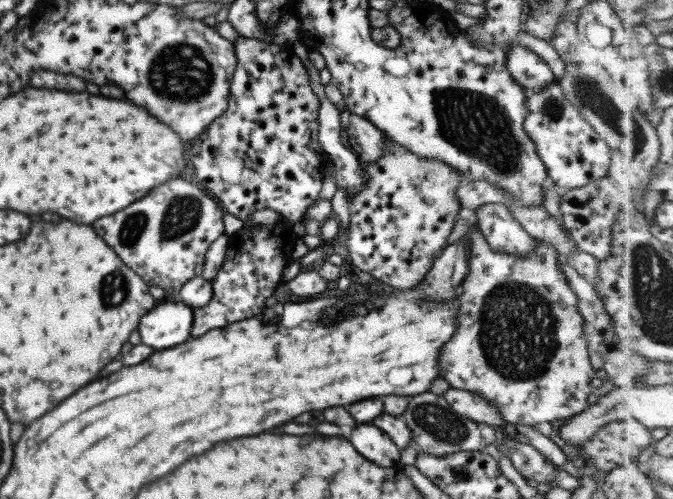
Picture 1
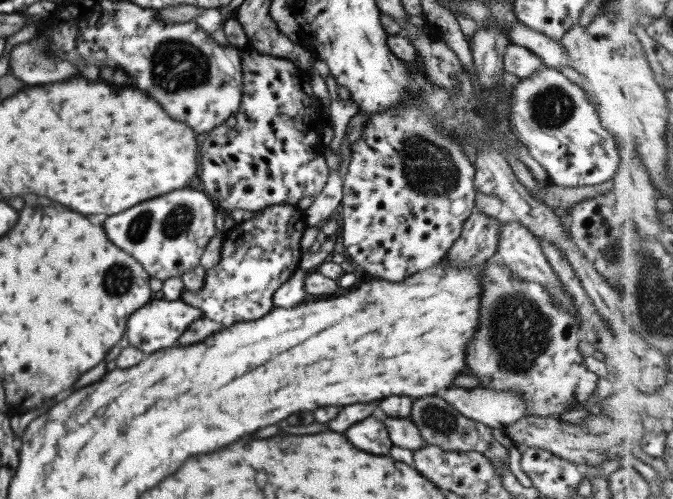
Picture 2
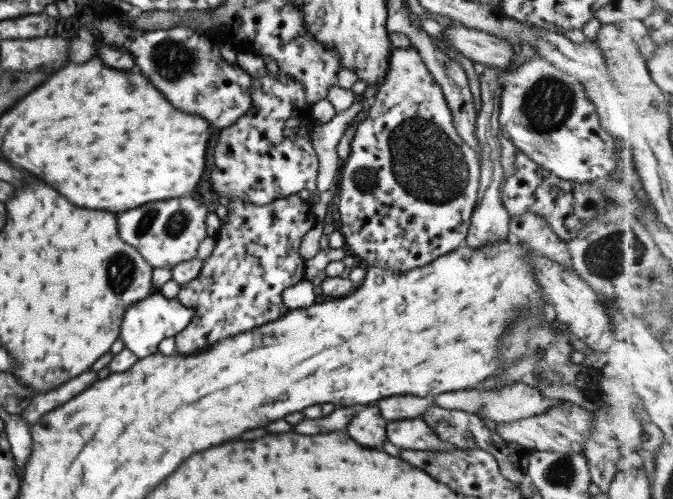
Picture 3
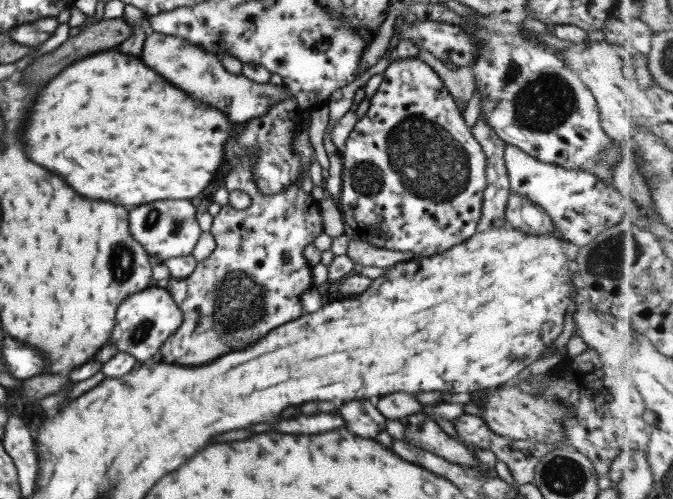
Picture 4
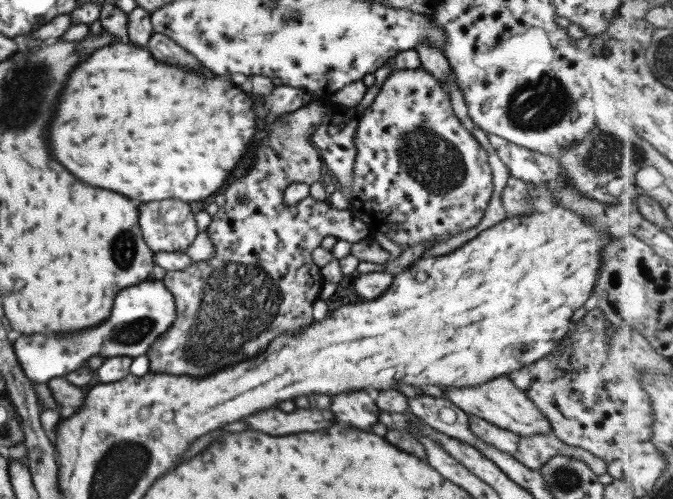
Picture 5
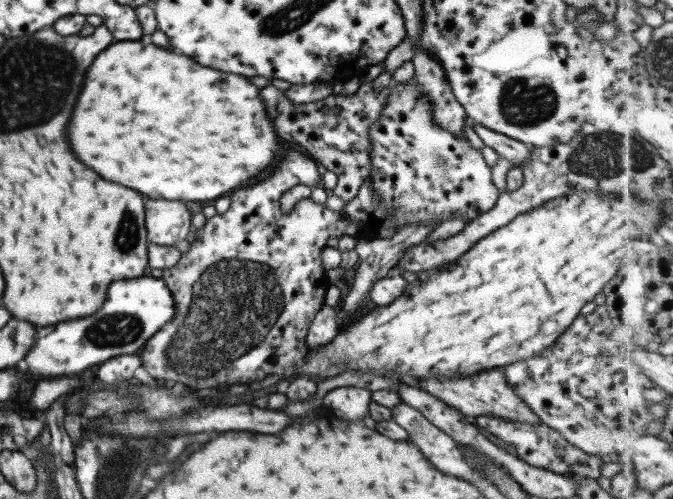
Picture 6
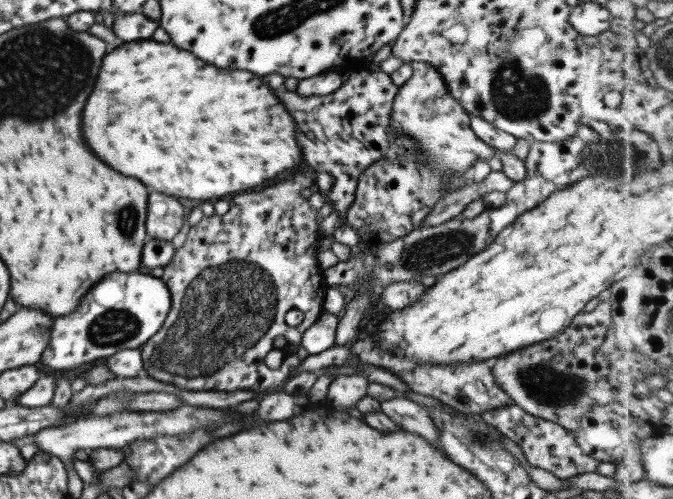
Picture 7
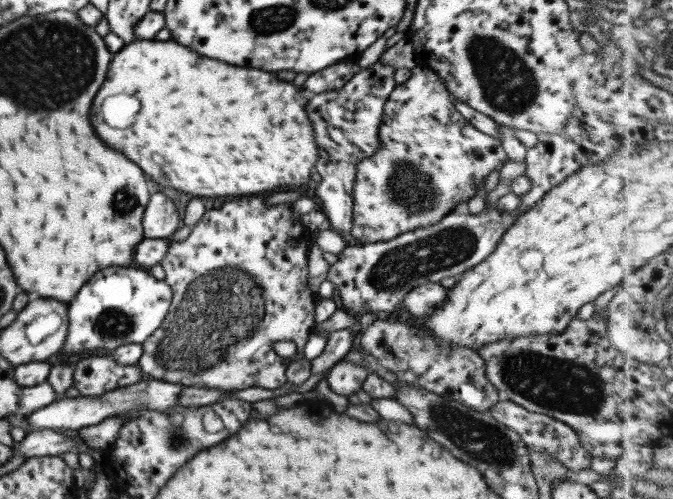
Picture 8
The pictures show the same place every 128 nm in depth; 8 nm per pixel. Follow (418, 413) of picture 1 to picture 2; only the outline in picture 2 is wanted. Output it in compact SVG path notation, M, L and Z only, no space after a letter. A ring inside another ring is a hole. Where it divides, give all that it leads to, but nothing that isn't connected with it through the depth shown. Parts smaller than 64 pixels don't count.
M436 395L422 397L412 404L412 416L410 420L416 422L424 441L428 445L439 446L447 451L476 451L484 454L492 460L494 468L501 475L508 470L509 452L508 448L500 444L492 436L492 429L485 424L470 420L455 411L446 400ZM504 464L504 467L500 467Z

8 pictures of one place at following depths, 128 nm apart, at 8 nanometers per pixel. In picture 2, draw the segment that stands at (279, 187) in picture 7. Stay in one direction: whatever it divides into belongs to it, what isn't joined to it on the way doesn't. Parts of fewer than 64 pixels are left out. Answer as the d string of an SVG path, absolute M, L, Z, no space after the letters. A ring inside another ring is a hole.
M280 203L253 213L254 217L249 221L245 219L241 223L235 223L233 228L224 232L220 262L206 271L204 285L197 292L184 291L182 294L181 300L200 309L200 316L192 322L184 334L180 335L178 339L180 346L190 346L198 341L204 341L214 332L236 325L238 322L250 322L266 316L275 308L273 297L276 290L284 282L288 282L288 278L296 272L301 257L304 255L301 251L301 239L309 228L304 210L288 203Z

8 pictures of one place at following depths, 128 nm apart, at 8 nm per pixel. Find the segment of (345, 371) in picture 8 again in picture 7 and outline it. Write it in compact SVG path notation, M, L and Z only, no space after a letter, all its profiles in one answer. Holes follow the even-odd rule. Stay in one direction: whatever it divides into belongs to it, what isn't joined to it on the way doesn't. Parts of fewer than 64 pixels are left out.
M362 374L338 375L328 387L328 400L336 410L354 408L358 401L367 394L369 380Z

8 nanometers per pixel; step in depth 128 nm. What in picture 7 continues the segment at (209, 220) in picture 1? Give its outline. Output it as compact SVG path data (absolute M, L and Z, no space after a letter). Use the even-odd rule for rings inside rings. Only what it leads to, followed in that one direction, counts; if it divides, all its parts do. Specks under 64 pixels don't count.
M150 194L147 200L145 230L148 240L172 241L185 225L186 212L178 198L164 194Z

